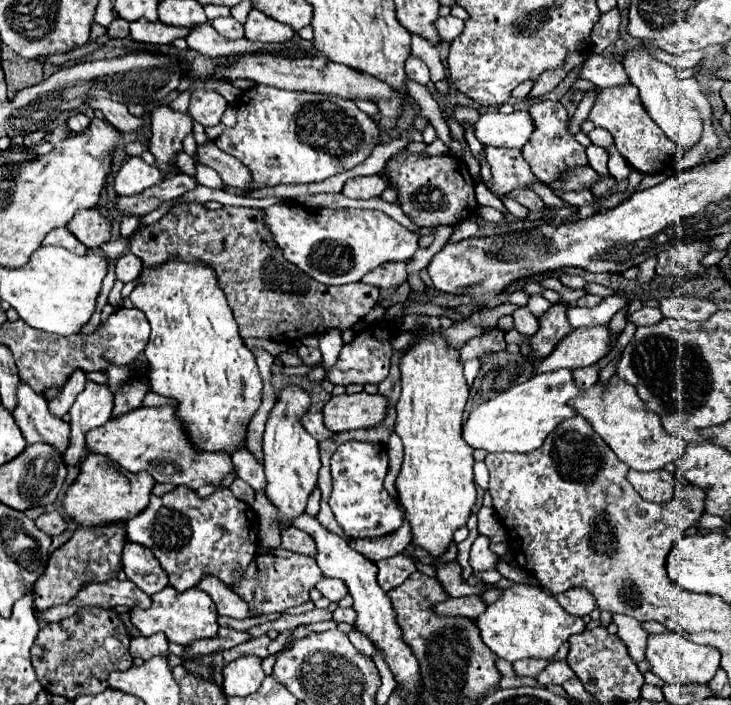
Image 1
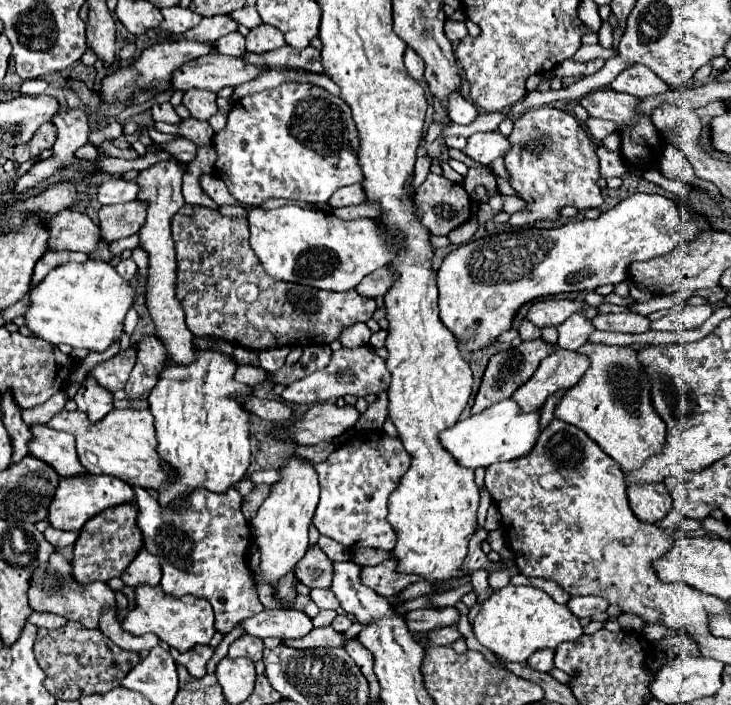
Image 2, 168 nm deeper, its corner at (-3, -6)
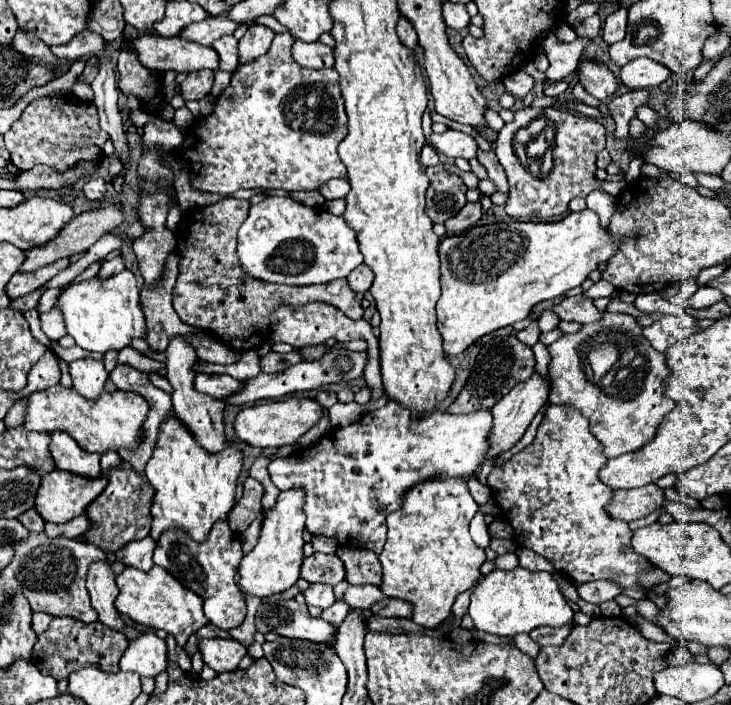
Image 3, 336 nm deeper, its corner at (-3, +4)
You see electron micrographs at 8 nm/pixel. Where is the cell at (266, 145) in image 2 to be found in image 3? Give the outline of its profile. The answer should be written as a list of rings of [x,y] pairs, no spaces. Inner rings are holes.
[[[288,32],[276,34],[270,50],[250,64],[234,70],[230,86],[216,100],[214,112],[195,121],[185,132],[182,146],[176,154],[190,165],[192,184],[204,192],[236,192],[254,188],[284,188],[284,190],[320,190],[332,178],[346,178],[346,166],[338,156],[338,144],[346,138],[348,116],[338,86],[338,72],[308,70],[294,64],[290,56]]]

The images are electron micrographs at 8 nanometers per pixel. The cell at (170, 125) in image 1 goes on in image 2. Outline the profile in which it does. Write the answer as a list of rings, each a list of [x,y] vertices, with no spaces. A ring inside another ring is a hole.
[[[176,160],[170,162],[158,162],[150,168],[146,168],[144,172],[138,174],[136,182],[140,186],[138,192],[138,200],[146,200],[148,202],[148,216],[146,222],[142,226],[142,230],[138,232],[138,246],[144,248],[144,252],[148,254],[148,276],[146,276],[146,306],[150,312],[150,318],[156,326],[156,336],[162,338],[166,350],[168,350],[168,358],[174,364],[182,364],[186,366],[186,362],[194,362],[194,344],[192,344],[192,332],[186,328],[184,322],[184,310],[176,298],[175,284],[177,279],[177,261],[172,240],[172,230],[170,230],[170,222],[174,218],[174,214],[186,204],[184,196],[182,196],[182,168],[178,166]]]

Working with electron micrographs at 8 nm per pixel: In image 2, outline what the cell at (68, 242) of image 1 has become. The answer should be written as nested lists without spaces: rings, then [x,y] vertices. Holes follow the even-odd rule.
[[[48,250],[34,266],[34,278],[30,282],[30,288],[34,288],[42,278],[46,278],[46,274],[50,270],[54,270],[54,266],[62,266],[62,262],[86,262],[86,260],[88,260],[88,256],[80,254],[80,252],[66,252],[66,250],[54,252],[54,250]]]

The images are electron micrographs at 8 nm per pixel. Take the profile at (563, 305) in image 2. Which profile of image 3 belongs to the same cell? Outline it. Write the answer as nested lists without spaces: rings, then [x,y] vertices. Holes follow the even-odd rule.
[[[544,310],[540,316],[538,316],[538,326],[540,326],[540,332],[548,332],[548,330],[554,330],[556,326],[560,324],[560,318],[558,314],[554,314],[554,310]]]

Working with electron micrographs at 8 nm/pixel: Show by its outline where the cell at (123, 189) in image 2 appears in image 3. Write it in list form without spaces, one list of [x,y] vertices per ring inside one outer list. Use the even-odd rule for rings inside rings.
[[[90,178],[86,184],[84,184],[84,194],[90,198],[90,200],[102,200],[102,196],[106,194],[106,180],[104,178]]]

